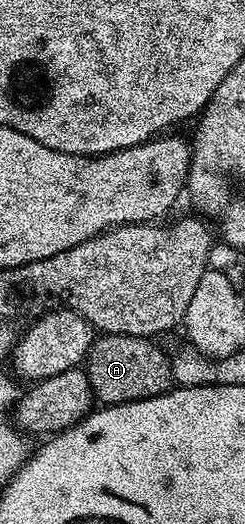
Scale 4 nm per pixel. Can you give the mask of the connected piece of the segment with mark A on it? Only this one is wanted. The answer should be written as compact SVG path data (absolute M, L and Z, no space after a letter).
M98 334L89 346L88 356L83 364L83 370L89 376L89 384L93 390L94 400L98 404L134 403L136 399L150 399L156 395L162 395L174 386L173 368L170 356L164 355L156 347L154 340L139 335L107 335Z

